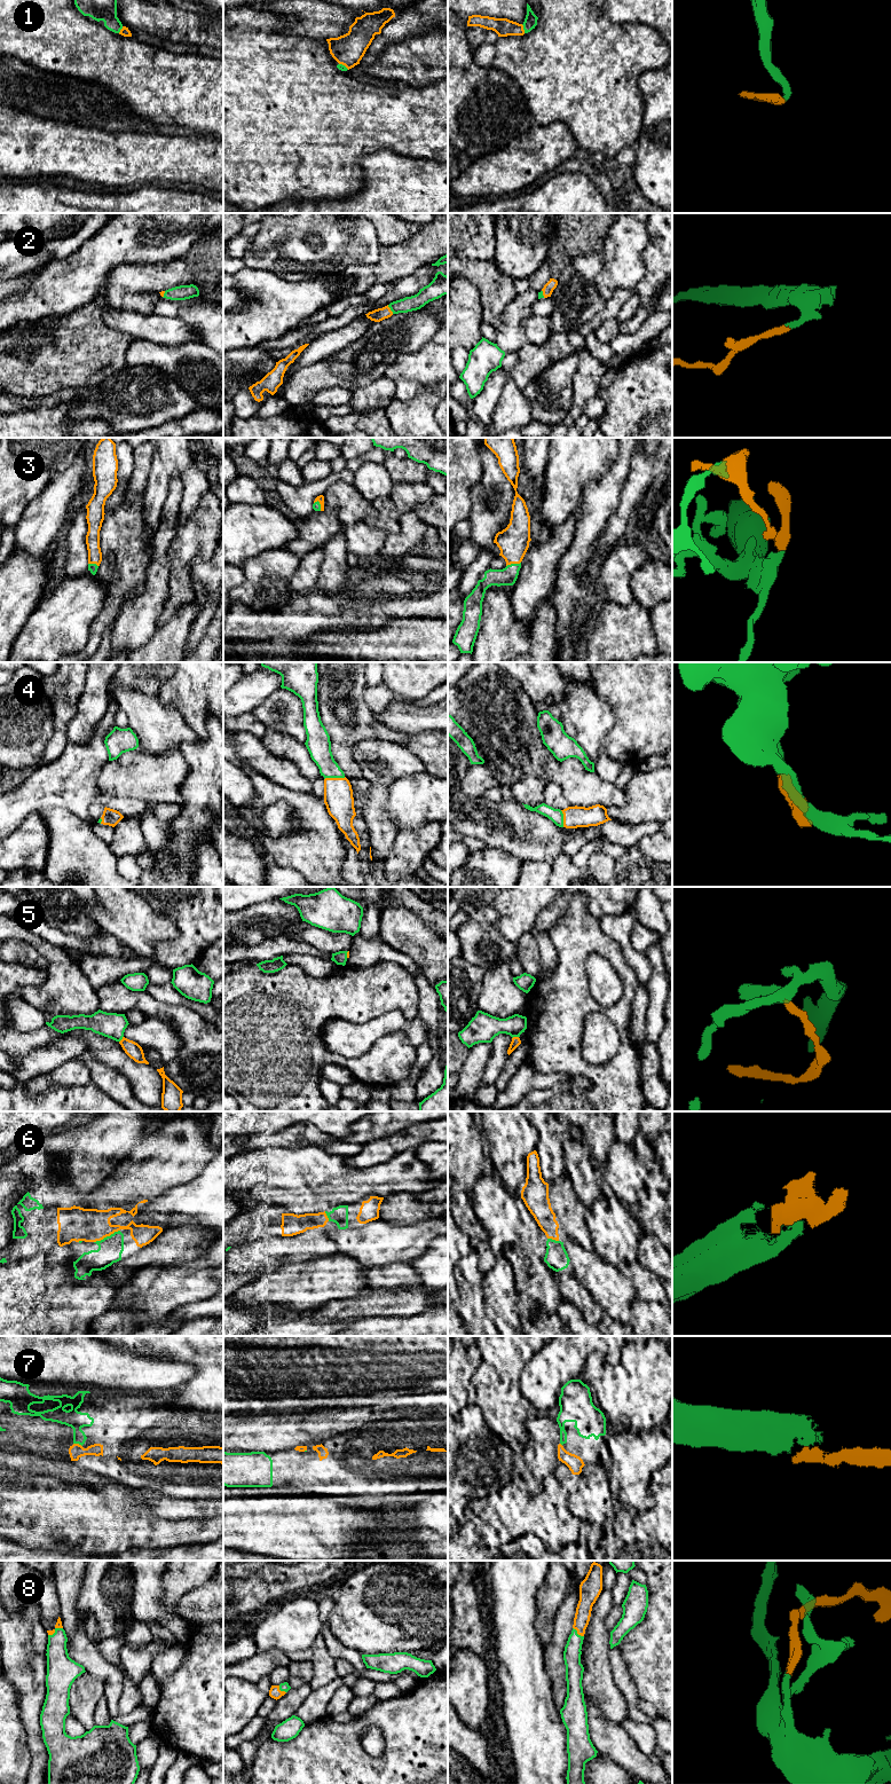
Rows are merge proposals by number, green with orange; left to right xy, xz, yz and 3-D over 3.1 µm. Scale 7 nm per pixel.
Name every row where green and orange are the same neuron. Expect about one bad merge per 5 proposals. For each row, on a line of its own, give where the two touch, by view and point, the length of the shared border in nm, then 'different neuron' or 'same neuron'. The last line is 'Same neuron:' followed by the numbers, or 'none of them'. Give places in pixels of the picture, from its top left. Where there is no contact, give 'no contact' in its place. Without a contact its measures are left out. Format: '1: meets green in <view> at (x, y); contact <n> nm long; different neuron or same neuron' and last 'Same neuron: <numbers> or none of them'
1: meets green in yz at (523, 29); contact 70 nm long; same neuron
2: meets green in xz at (391, 309); contact 80 nm long; same neuron
3: meets green in yz at (513, 564); contact 110 nm long; same neuron
4: meets green in xz at (334, 777); contact 150 nm long; same neuron
5: meets green in yz at (514, 1036); contact 50 nm long; same neuron
6: meets green in xy at (107, 1236); contact 200 nm long; same neuron
7: meets green in xy at (78, 1443); contact 70 nm long; same neuron
8: meets green in yz at (576, 1633); contact 100 nm long; same neuron
Same neuron: 1, 2, 3, 4, 5, 6, 7, 8

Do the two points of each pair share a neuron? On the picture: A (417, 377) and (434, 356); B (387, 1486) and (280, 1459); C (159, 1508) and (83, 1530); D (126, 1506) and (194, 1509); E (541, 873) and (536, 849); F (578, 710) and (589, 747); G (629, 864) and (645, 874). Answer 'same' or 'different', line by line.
A: same
B: same
C: different
D: same
E: different
F: same
G: same

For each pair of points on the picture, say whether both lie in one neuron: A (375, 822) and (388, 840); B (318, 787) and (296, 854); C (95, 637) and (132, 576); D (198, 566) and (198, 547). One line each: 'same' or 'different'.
A: same
B: different
C: same
D: different

